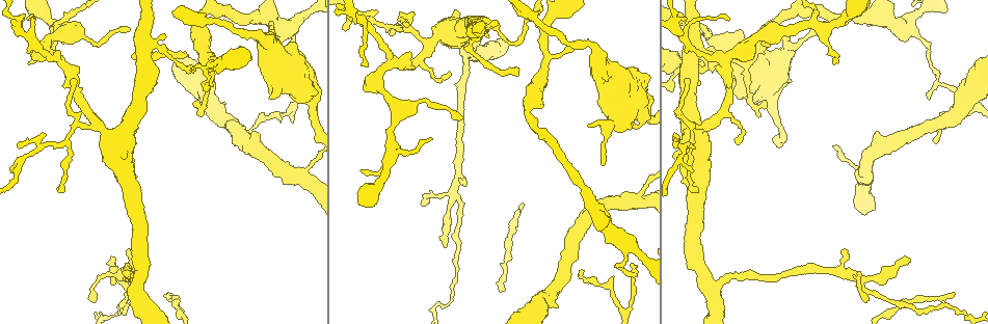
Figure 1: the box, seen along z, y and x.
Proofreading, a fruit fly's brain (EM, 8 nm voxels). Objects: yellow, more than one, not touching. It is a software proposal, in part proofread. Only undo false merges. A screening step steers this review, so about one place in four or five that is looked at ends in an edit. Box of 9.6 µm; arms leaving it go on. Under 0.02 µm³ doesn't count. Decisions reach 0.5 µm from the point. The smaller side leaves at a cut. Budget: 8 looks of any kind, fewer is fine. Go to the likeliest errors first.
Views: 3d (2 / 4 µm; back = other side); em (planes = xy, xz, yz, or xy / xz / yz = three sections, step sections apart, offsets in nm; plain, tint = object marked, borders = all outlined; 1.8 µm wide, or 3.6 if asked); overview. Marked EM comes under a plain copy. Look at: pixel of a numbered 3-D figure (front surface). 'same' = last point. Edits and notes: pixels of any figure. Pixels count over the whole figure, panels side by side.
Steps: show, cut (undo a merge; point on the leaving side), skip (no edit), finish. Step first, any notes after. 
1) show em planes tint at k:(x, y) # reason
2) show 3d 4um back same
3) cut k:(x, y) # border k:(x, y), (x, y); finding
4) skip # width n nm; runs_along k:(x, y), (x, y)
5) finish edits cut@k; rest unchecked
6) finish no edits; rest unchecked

show em planes tint at 1:(148, 48) # small branch off a trunk

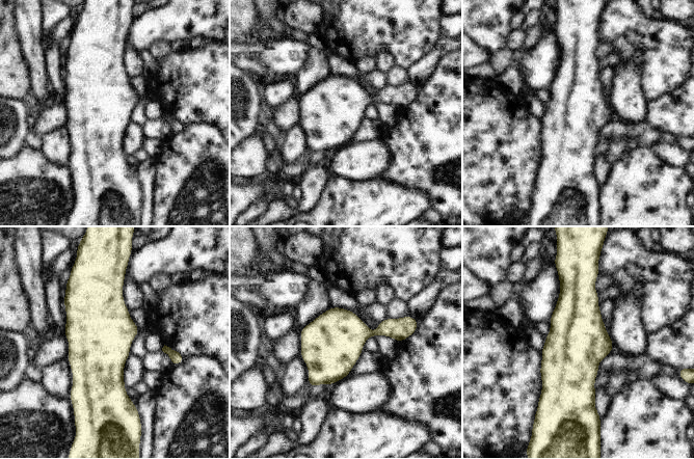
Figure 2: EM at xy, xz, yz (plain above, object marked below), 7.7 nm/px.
skip # all the same neuron

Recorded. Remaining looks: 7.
show em xy step 8 tint at 1:(866, 175) # small branch off a trunk

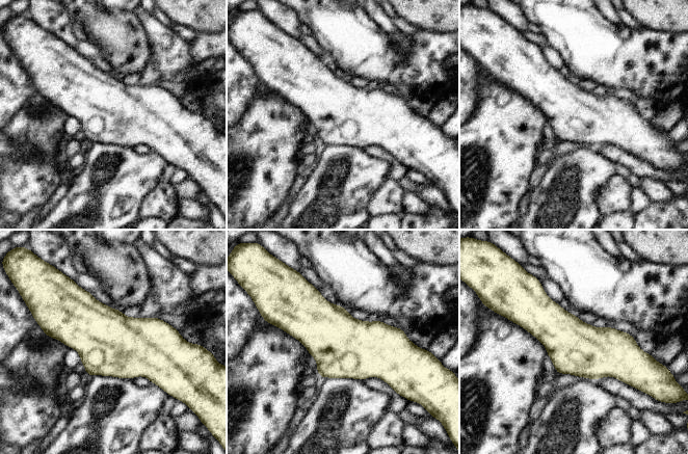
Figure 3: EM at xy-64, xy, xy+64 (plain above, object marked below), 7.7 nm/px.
skip # continuous, no second neuron

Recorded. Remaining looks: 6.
show em planes tint at 1:(452, 197) # calibre changes

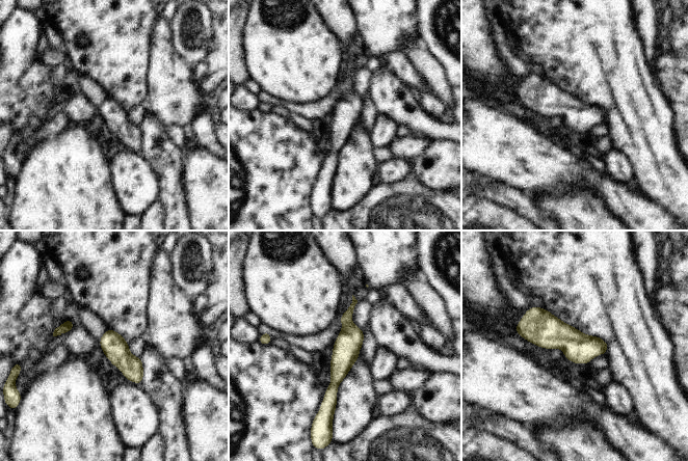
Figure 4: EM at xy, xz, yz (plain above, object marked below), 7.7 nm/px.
skip # runs_along 4:(350, 309), (329, 407); one neuron here

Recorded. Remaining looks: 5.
show 3d 4um at 1:(72, 126) # arms part here

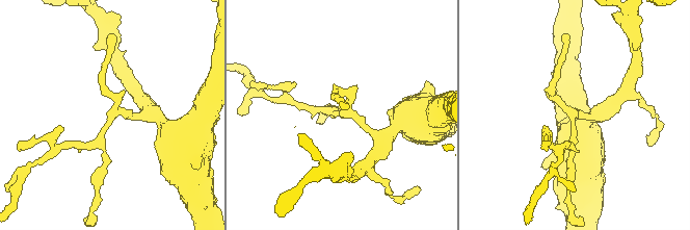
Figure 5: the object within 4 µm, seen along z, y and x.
show em 3.6um yz step 16 tint at 5:(573, 116)

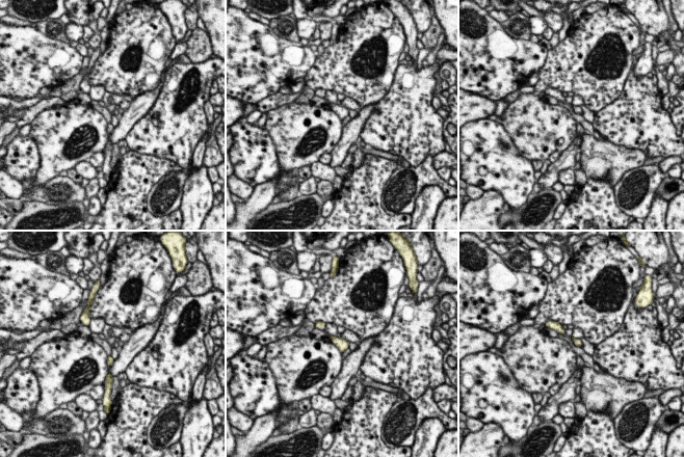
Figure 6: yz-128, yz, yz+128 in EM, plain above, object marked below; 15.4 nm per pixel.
show em 3.6um planes tint same # another direction

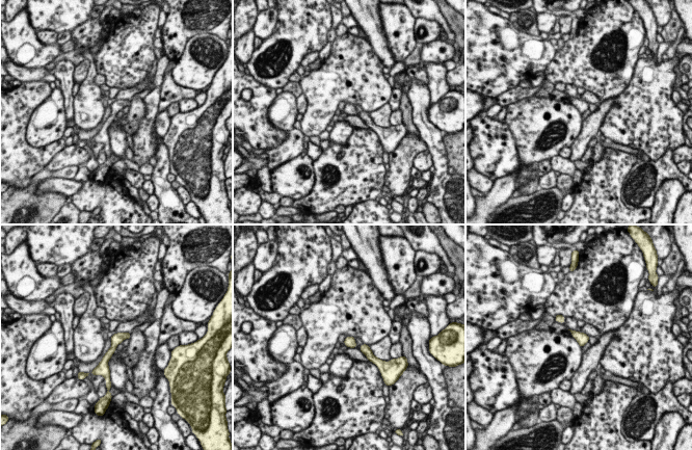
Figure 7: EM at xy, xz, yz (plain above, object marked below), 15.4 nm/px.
skip # runs_along 7:(128, 335), (114, 344), (101, 366); continuous, no second neuron

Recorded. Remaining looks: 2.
finish no edits; rest unchecked

